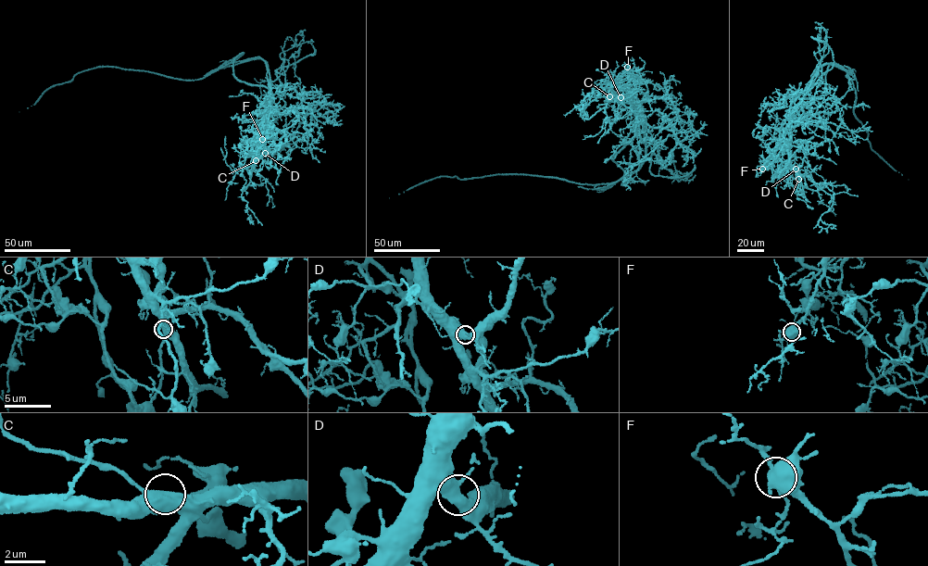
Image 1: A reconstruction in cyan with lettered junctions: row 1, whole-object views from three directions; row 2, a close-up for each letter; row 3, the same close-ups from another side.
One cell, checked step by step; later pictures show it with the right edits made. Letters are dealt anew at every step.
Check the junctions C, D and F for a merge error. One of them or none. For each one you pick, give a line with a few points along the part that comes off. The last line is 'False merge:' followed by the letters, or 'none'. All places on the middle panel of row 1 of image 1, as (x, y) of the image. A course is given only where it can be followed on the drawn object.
C: Course of the part to remove: (609, 96), (600, 88), (639, 105), (646, 119), (640, 167), (597, 188), (615, 184)
False merge: C

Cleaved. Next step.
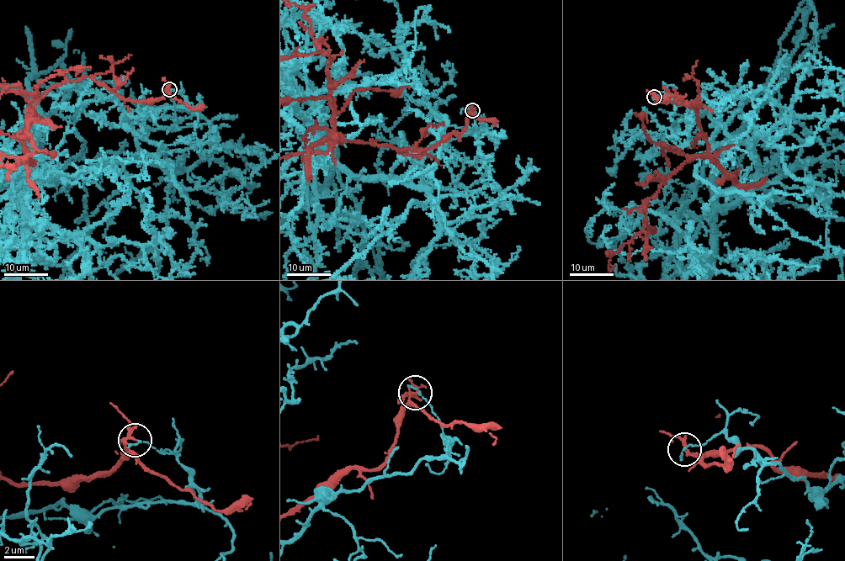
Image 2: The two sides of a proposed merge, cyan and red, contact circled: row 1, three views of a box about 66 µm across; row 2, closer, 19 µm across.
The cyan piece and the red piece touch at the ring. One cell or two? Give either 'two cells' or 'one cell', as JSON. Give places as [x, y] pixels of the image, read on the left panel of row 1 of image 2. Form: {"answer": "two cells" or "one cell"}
{"answer": "two cells"}

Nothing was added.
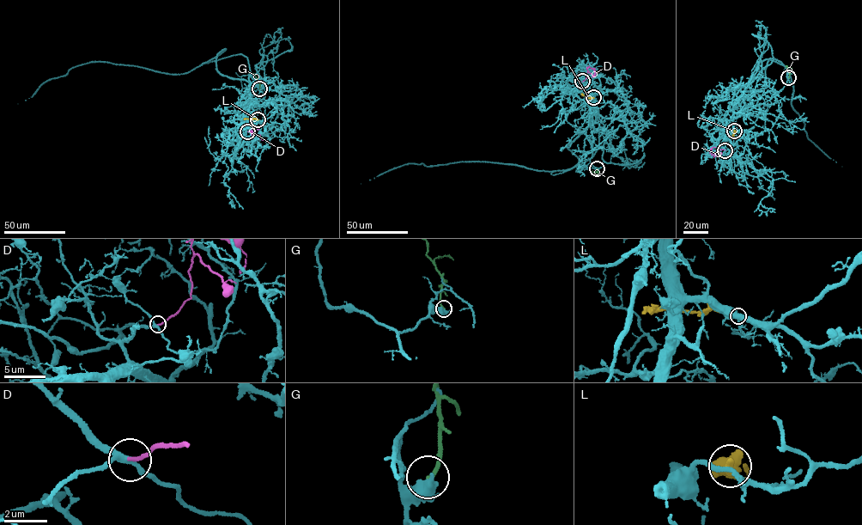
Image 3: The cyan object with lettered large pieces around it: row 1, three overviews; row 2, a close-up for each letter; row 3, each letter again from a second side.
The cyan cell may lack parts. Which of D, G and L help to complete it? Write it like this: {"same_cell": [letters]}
{"same_cell": ["D"]}

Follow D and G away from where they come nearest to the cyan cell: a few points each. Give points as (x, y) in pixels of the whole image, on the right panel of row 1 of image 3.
D: (725, 150), (719, 150), (714, 153), (721, 154), (713, 157)
G: (788, 77), (789, 70), (785, 67)

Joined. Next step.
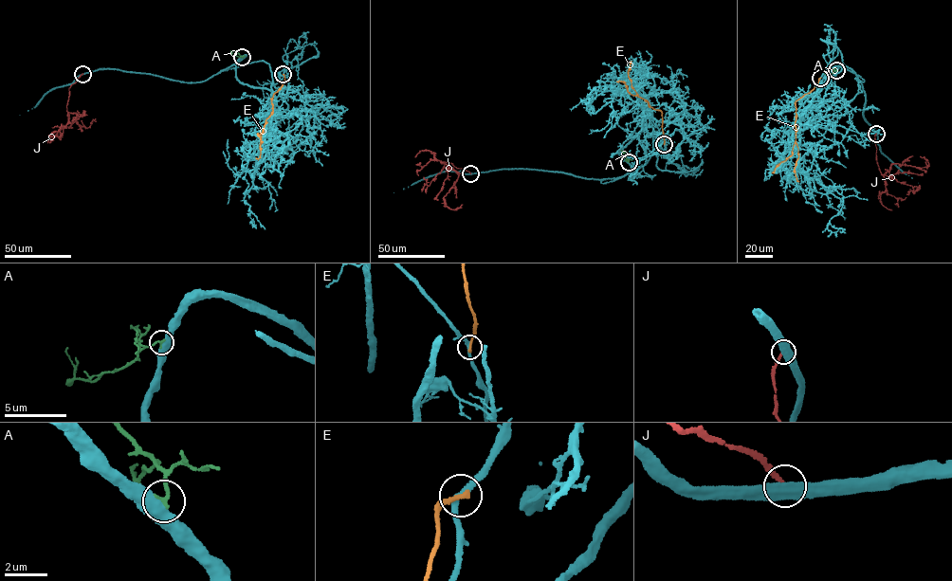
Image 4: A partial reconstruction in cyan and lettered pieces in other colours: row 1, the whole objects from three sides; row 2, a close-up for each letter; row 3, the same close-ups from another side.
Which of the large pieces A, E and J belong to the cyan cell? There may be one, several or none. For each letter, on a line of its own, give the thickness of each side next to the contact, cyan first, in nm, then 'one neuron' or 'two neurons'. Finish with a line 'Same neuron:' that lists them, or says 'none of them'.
A: 550/220 nm | two neurons
E: 280/240 nm | two neurons
J: 440/190 nm | two neurons
Same neuron: none of them

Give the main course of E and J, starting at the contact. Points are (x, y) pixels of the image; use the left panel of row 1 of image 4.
E: (283, 74), (283, 83), (271, 99), (272, 113), (265, 119), (263, 132), (257, 134), (262, 142)
J: (82, 74), (69, 88), (67, 111), (81, 117), (83, 111), (76, 120), (86, 128), (96, 119)

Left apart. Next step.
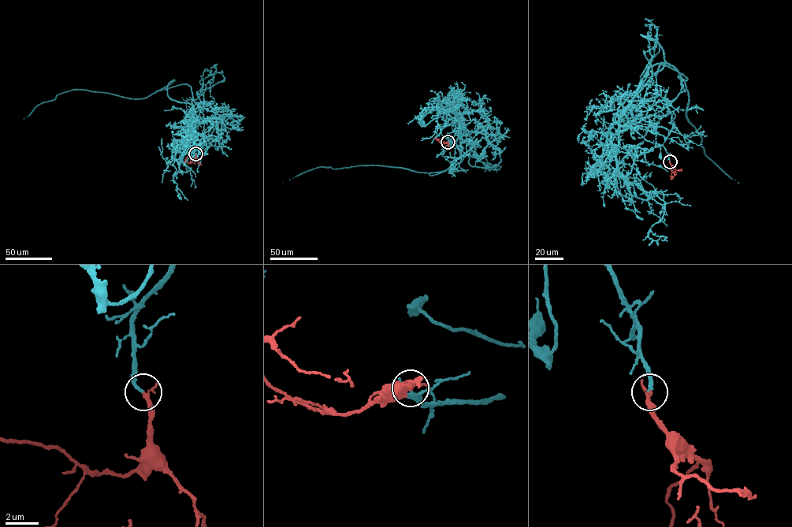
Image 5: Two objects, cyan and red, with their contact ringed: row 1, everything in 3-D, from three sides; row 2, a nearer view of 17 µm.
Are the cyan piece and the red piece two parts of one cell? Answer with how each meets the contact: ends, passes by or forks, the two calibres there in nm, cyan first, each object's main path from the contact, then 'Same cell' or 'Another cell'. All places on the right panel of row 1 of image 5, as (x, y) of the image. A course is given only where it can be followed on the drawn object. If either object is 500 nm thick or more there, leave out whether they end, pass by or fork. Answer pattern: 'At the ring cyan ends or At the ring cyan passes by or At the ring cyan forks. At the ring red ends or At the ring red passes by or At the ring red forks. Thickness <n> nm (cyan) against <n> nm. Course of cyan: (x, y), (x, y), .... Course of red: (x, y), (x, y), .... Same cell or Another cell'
At the ring cyan ends. At the ring red passes by. Thickness 200 nm (cyan) against 180 nm. Course of cyan: (670, 161), (652, 147), (624, 176), (616, 161), (619, 106), (660, 64), (687, 79), (704, 152), (745, 188). Course of red: (670, 161), (675, 168), (671, 170), (671, 179), (675, 175). Same cell

